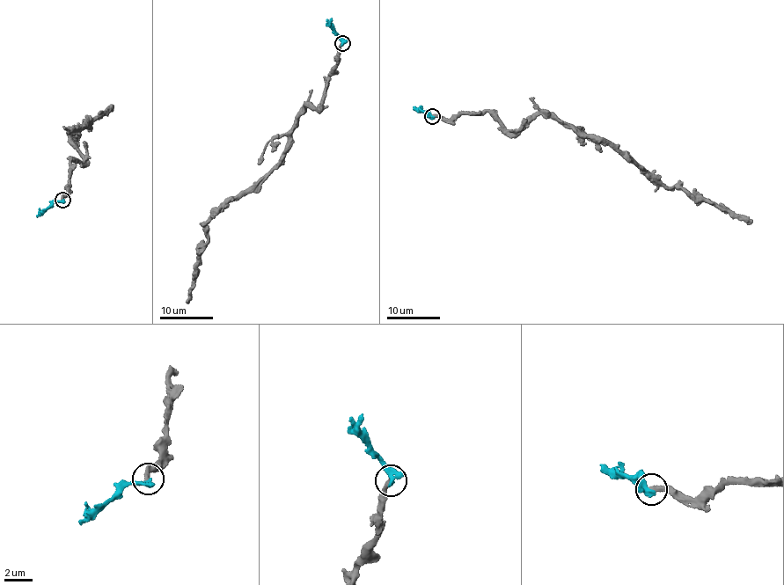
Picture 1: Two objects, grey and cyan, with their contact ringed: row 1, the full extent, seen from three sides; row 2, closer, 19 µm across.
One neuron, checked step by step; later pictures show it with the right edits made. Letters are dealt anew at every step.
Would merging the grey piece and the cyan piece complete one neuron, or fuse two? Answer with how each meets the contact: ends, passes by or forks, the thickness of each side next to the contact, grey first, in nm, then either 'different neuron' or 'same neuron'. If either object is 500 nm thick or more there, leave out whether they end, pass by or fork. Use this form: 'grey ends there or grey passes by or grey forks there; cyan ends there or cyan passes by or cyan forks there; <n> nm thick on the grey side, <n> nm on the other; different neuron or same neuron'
grey ends there; cyan passes by; 320 nm thick on the grey side, 280 nm on the other; same neuron

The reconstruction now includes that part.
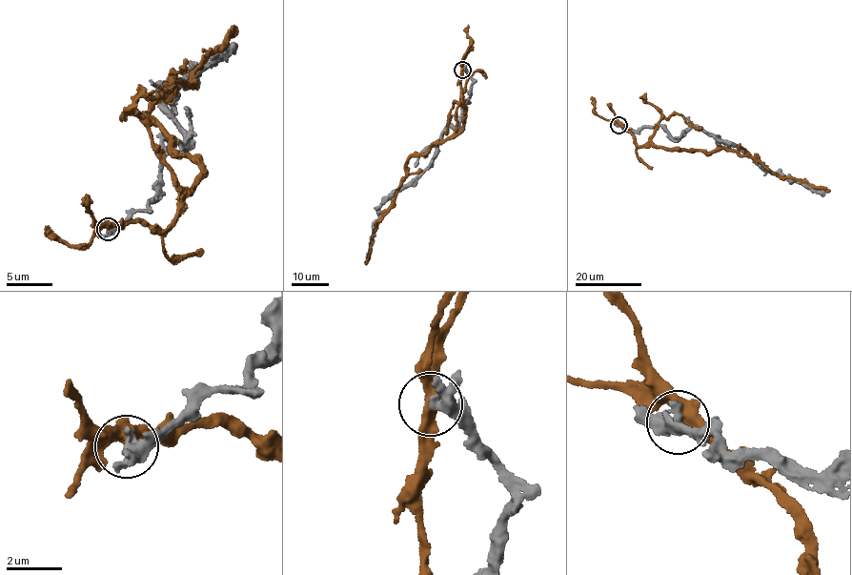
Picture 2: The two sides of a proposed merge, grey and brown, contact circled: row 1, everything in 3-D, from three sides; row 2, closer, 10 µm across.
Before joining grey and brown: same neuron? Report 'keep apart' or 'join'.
keep apart

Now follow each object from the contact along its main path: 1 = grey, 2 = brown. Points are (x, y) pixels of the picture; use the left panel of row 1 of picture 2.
1: (109, 229), (162, 186), (162, 140), (187, 140), (166, 91), (197, 68), (178, 95), (236, 45)
2: (107, 228), (135, 217), (164, 229), (185, 209), (204, 174), (148, 114), (179, 78), (194, 82), (236, 28)

